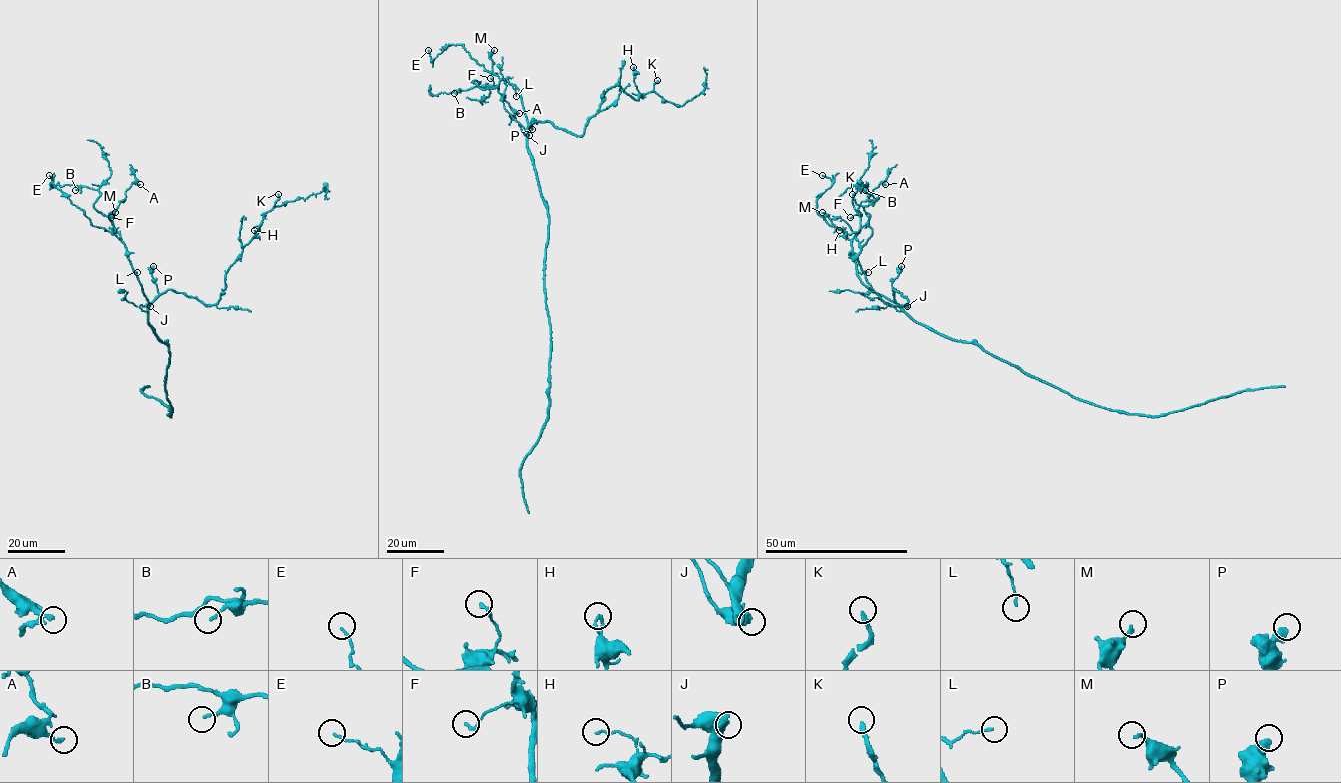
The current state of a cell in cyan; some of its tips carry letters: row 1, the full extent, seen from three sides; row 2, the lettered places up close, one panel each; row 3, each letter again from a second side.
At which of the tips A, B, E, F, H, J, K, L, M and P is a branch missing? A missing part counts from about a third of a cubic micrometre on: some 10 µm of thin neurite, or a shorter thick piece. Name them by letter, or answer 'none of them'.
K

